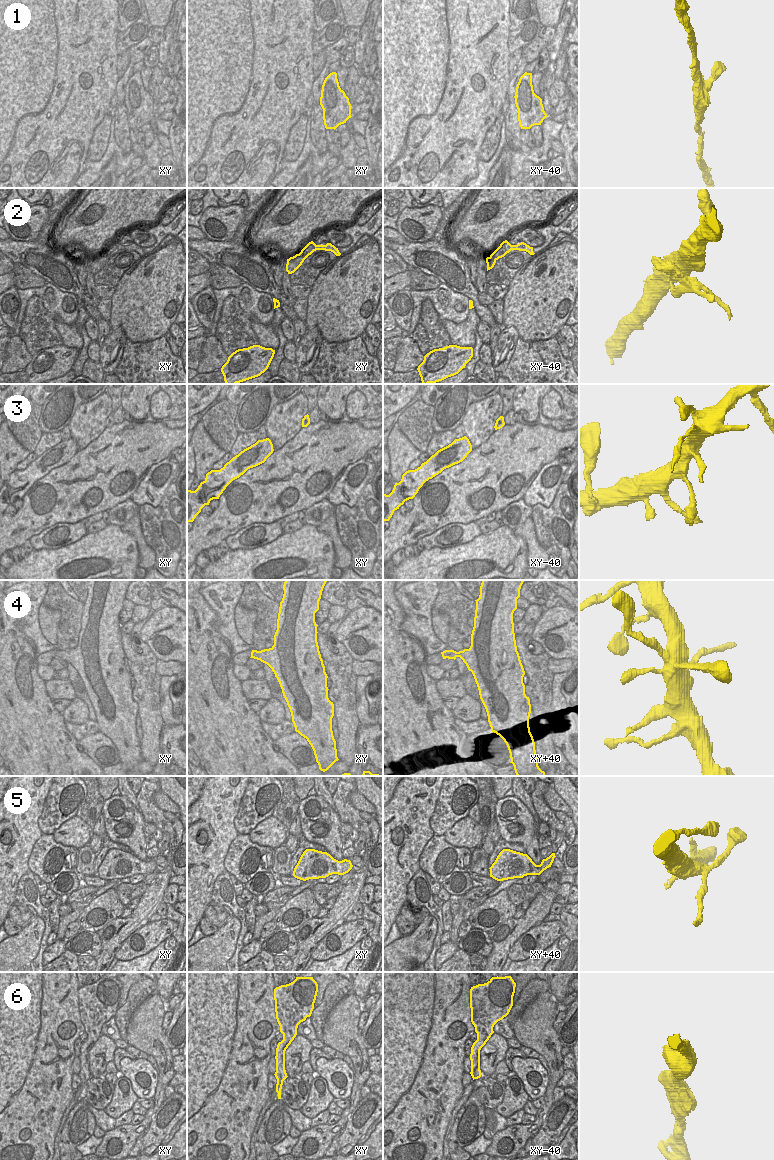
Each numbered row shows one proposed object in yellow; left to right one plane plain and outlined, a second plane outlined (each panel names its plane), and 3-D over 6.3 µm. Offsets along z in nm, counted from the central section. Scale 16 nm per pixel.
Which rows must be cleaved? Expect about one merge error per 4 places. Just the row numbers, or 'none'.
1, 2, 5.

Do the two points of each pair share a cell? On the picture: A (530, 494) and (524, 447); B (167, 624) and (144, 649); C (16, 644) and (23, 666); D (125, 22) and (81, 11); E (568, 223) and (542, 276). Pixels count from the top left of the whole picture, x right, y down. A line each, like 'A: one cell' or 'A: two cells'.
A: two cells
B: two cells
C: one cell
D: two cells
E: two cells

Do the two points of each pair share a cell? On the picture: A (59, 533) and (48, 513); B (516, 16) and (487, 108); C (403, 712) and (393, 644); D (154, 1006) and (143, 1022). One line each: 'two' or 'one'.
A: two
B: two
C: one
D: one

